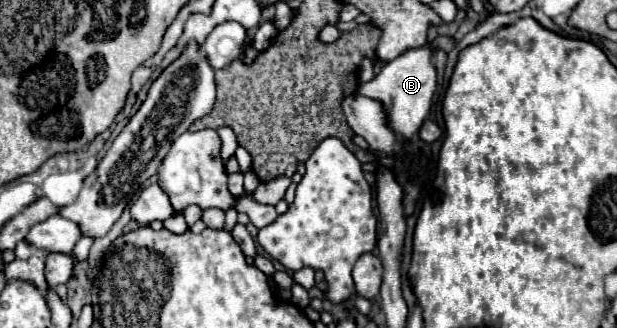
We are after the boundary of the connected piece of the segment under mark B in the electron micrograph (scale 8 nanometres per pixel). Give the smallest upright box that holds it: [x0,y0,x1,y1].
[360,25,437,139]

